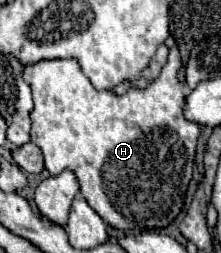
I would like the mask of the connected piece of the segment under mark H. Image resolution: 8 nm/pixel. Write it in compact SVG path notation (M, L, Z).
M173 47L161 75L147 89L129 89L121 97L111 91L97 91L81 73L75 59L41 61L25 67L23 71L25 83L29 83L33 93L31 143L43 151L45 169L49 175L59 175L63 169L73 171L87 203L107 225L119 231L163 229L173 223L183 209L185 193L191 181L199 125L183 117L185 87L177 79L179 67L181 55L179 49Z

